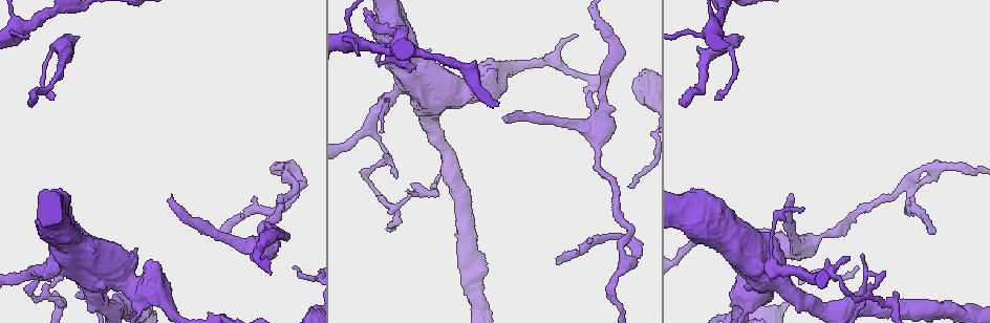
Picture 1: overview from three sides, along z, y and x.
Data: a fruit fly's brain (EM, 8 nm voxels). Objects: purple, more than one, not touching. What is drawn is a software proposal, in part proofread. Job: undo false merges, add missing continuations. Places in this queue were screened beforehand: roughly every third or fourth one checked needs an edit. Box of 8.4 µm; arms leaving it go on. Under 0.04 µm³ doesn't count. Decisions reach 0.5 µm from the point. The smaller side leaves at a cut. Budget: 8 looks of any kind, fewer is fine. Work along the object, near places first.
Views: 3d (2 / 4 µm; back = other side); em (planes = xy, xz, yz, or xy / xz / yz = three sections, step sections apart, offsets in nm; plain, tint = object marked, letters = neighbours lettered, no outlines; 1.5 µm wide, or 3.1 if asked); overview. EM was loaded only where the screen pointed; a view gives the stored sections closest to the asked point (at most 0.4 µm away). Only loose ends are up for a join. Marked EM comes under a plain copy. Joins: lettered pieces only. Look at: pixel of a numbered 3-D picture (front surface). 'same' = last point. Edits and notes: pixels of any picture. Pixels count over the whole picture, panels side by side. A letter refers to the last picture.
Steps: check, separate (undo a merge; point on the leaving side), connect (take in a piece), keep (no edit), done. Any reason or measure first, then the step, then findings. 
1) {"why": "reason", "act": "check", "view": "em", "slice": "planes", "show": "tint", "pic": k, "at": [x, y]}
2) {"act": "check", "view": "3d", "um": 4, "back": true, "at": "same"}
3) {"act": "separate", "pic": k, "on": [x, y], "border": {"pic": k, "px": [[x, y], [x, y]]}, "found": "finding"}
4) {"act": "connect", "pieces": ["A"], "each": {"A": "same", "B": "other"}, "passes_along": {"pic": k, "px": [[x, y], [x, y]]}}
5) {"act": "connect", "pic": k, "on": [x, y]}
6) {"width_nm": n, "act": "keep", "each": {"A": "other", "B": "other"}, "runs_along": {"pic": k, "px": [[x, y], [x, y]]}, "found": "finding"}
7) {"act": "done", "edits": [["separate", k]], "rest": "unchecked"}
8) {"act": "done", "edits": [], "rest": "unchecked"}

{"why": "free end", "act": "check", "view": "em", "slice": "xz", "step": 8, "show": "letters", "pic": 1, "at": [802, 209]}

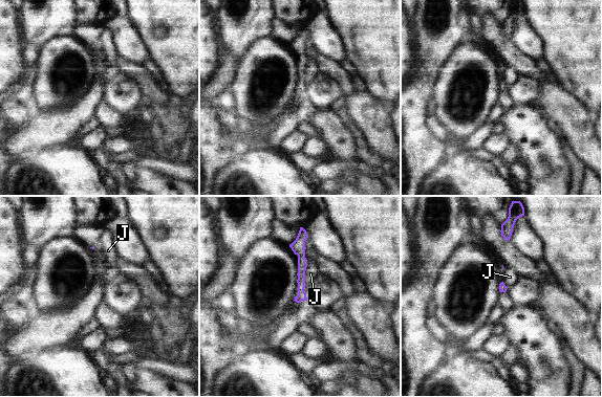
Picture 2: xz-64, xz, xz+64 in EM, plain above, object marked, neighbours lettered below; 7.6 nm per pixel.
{"act": "check", "view": "em", "slice": "planes", "show": "letters", "at": "same"}

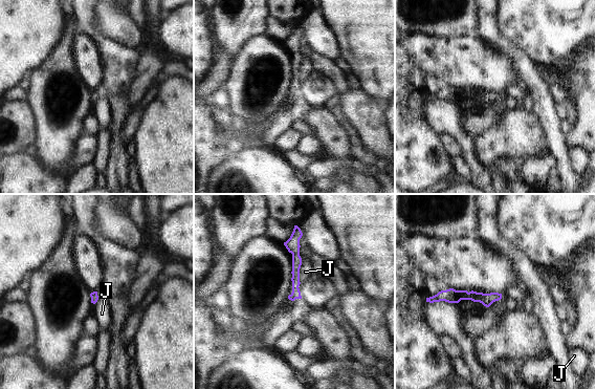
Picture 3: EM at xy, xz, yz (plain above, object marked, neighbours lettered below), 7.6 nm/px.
{"act": "keep", "each": {"J": "other"}, "runs_along": {"pic": 3, "px": [[499, 296], [440, 296], [433, 299]]}, "found": "none of them fits"}

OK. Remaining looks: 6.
{"why": "end of a long branch", "act": "check", "view": "em", "slice": "planes", "show": "letters", "pic": 1, "at": [504, 121]}

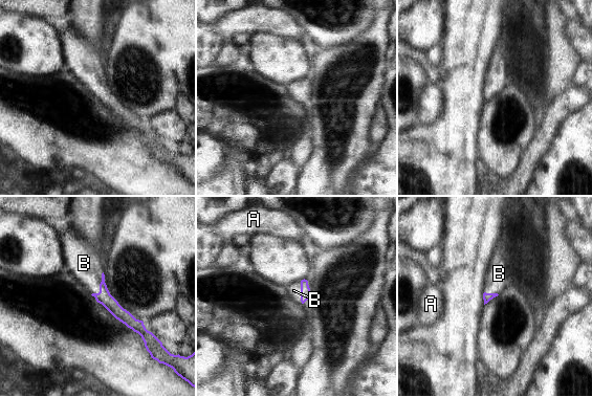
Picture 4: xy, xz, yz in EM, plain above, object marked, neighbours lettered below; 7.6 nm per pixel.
{"act": "connect", "pieces": ["B"], "each": {"A": "other", "B": "same"}, "passes_along": {"pic": 4, "px": [[104, 296], [100, 286], [84, 263]]}, "found": "the neuron continues"}

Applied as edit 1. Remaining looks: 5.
{"act": "done", "edits": [["connect", 4]], "rest": "unchecked"}

